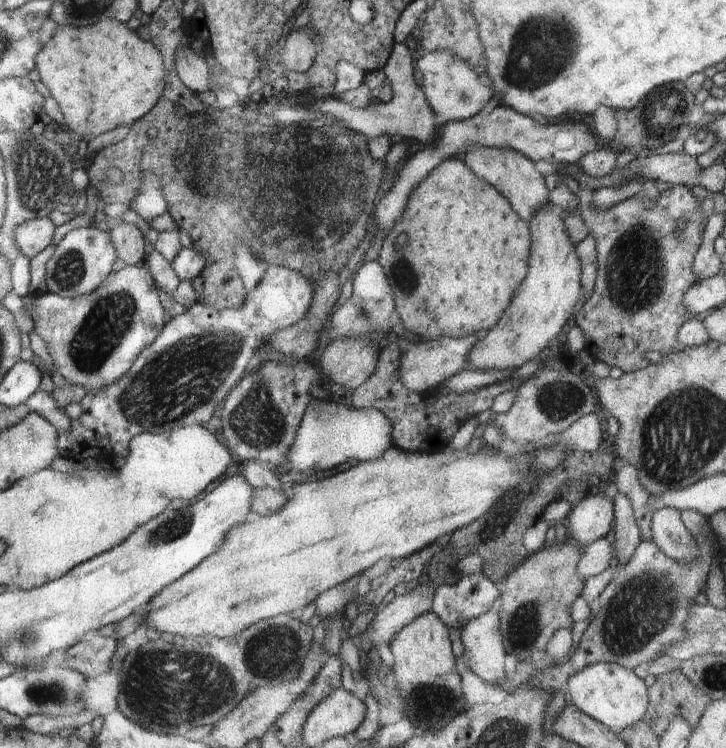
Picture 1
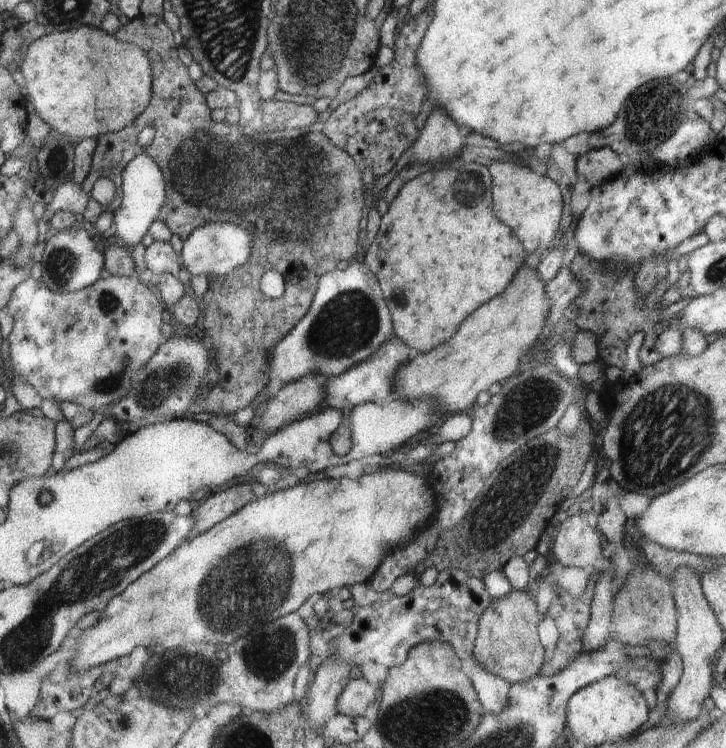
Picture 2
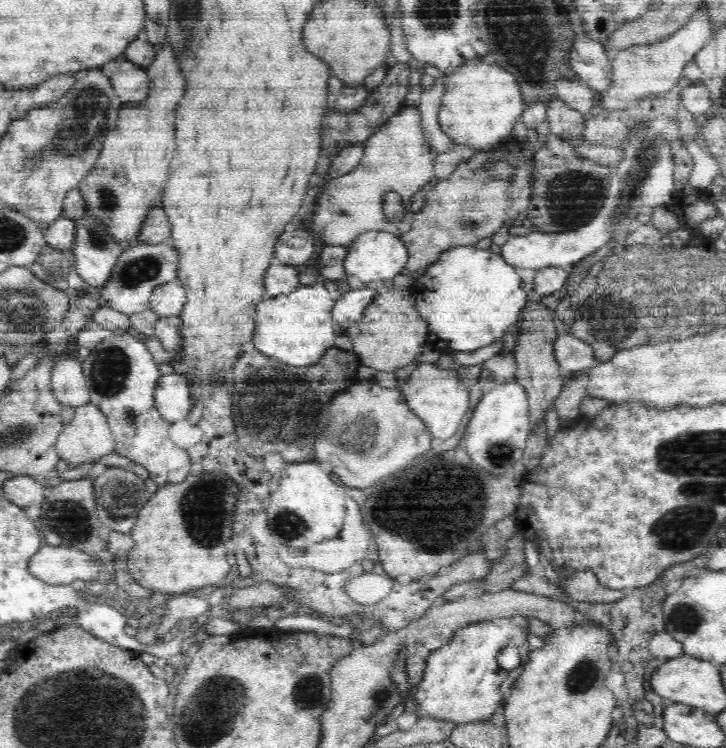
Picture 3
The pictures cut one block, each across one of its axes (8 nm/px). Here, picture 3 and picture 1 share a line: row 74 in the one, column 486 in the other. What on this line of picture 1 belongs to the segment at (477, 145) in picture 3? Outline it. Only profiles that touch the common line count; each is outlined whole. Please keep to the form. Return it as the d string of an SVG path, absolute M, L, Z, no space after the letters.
M390 445L378 458L369 461L359 462L358 466L348 468L336 476L318 480L317 478L308 479L306 482L292 482L288 488L289 500L284 506L282 512L278 512L276 516L270 518L256 518L251 516L246 523L239 524L238 527L232 527L223 544L224 548L220 548L216 552L216 556L212 556L210 560L204 560L204 564L200 563L198 567L190 572L187 572L182 579L178 579L175 583L164 587L158 595L148 604L151 606L150 612L147 613L145 622L148 626L156 628L158 632L168 632L168 634L176 634L176 636L186 636L186 638L194 638L194 636L236 636L240 632L244 632L248 626L252 626L254 622L262 620L262 618L275 617L276 615L290 615L292 610L303 610L324 591L335 587L336 585L345 583L353 576L361 575L364 570L370 568L378 560L384 558L398 558L398 556L409 557L412 553L417 553L424 550L424 547L436 543L439 536L450 534L460 530L462 527L474 523L476 519L488 513L502 496L516 489L530 474L531 471L538 470L543 475L546 472L554 471L566 458L566 452L574 450L560 450L554 447L542 447L534 450L531 446L526 449L526 453L521 455L510 456L501 454L499 451L484 451L469 453L468 448L462 450L454 450L446 447L440 452L414 452L399 449L396 446Z

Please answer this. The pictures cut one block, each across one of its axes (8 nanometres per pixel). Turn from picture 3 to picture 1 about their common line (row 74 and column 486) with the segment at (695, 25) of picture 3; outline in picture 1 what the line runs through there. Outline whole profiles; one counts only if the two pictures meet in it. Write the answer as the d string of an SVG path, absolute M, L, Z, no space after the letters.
M488 611L464 625L461 640L470 670L490 684L505 677L505 656L499 613Z

